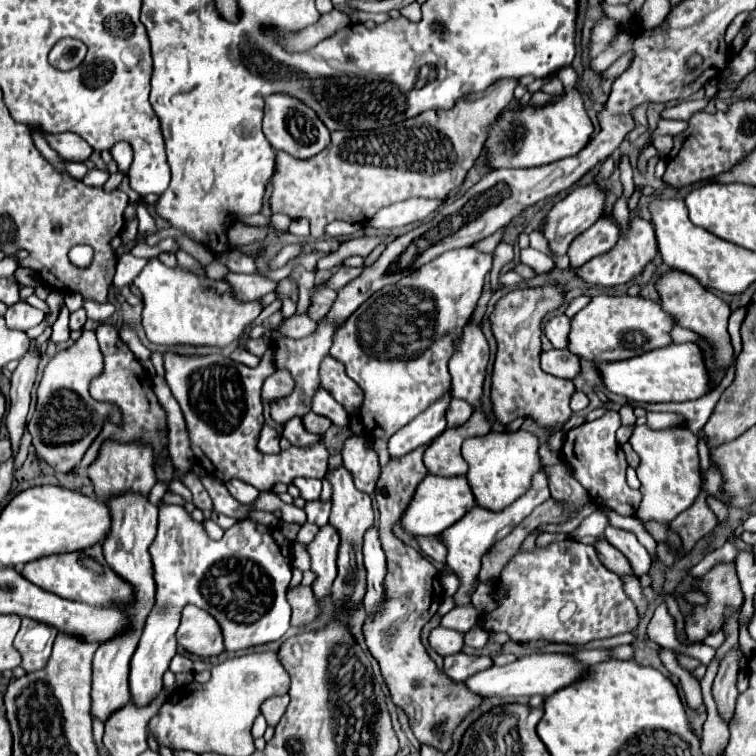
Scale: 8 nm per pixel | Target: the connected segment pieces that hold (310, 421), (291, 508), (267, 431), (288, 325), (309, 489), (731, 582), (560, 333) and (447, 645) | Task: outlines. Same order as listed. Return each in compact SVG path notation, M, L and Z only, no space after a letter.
M308 412L306 416L302 416L302 422L304 422L304 428L312 434L324 434L332 424L326 416L320 416L320 414L314 414L314 412Z
M282 502L280 512L282 512L282 520L296 522L296 524L304 524L304 522L306 522L306 514L304 514L304 510L296 508L294 504L284 504L284 502Z
M264 424L262 432L260 432L260 440L258 440L258 450L268 452L268 454L276 454L280 450L278 442L280 442L280 432L274 426Z
M308 312L304 314L294 314L294 316L302 316L302 318L286 318L280 326L278 332L286 337L297 339L298 337L306 337L312 334L317 327L317 323L308 316Z
M296 478L292 484L300 490L300 496L306 502L312 502L312 500L320 498L320 490L322 490L322 482L320 480L316 480L316 478Z
M734 562L714 566L698 584L708 596L706 606L694 606L694 612L686 616L686 634L690 642L704 640L710 632L716 632L730 610L738 610L744 602Z
M556 316L552 318L546 328L544 328L544 334L546 338L552 342L554 348L558 350L564 350L568 346L568 332L570 332L570 318L568 316Z
M436 626L430 630L428 636L428 644L434 652L438 652L440 656L448 656L448 654L456 654L462 650L464 646L464 634L456 630L448 630L444 626Z

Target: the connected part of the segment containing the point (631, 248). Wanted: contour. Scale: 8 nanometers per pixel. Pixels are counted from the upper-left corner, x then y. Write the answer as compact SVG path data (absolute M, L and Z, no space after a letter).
M630 218L630 230L628 232L620 232L620 240L618 244L606 252L606 254L600 254L596 258L592 258L590 262L586 262L582 268L580 268L580 276L590 282L590 284L600 284L600 286L616 286L616 284L628 284L632 282L640 272L642 268L656 256L656 236L654 236L654 230L652 226L642 220L642 218Z

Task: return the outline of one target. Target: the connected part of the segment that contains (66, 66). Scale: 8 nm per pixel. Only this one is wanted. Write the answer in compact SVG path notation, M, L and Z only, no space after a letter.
M62 38L54 44L50 52L50 64L58 70L72 70L82 64L86 56L86 46L76 38Z

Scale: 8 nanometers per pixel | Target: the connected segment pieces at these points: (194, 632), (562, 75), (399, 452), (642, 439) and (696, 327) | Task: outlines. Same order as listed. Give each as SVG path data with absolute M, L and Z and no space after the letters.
M192 604L182 610L176 640L186 652L200 658L212 658L226 652L218 622L208 612Z
M571 66L562 67L559 70L558 78L562 81L566 92L566 98L562 98L560 102L552 104L552 106L546 106L546 108L526 108L526 110L512 110L508 114L504 114L502 118L496 120L496 124L490 126L490 132L488 132L488 140L486 140L486 148L488 148L488 166L492 168L534 168L534 166L544 166L544 164L550 164L550 162L556 162L556 160L562 160L562 158L568 158L568 156L574 156L576 152L580 152L592 132L594 132L594 126L584 110L584 102L576 90L576 84L578 80L578 74Z
M450 394L434 402L428 410L424 410L418 418L406 424L388 440L388 454L390 458L406 456L408 452L430 444L436 436L446 430L446 406L450 402Z
M636 426L630 444L640 456L640 466L636 468L638 480L642 482L642 502L638 508L638 518L656 520L662 524L672 522L680 512L688 510L702 490L700 458L698 458L698 438L686 426L676 426L668 430L650 430L648 426Z
M668 270L664 272L656 282L654 282L658 294L660 294L660 302L662 308L674 316L676 324L690 328L694 332L698 332L702 338L706 338L710 342L710 346L714 348L714 356L718 366L728 366L732 364L732 344L730 344L730 336L728 336L728 318L730 318L730 306L716 296L714 292L708 292L702 284L698 284L698 280L694 280L694 276L686 274L686 272L676 272L676 270Z

